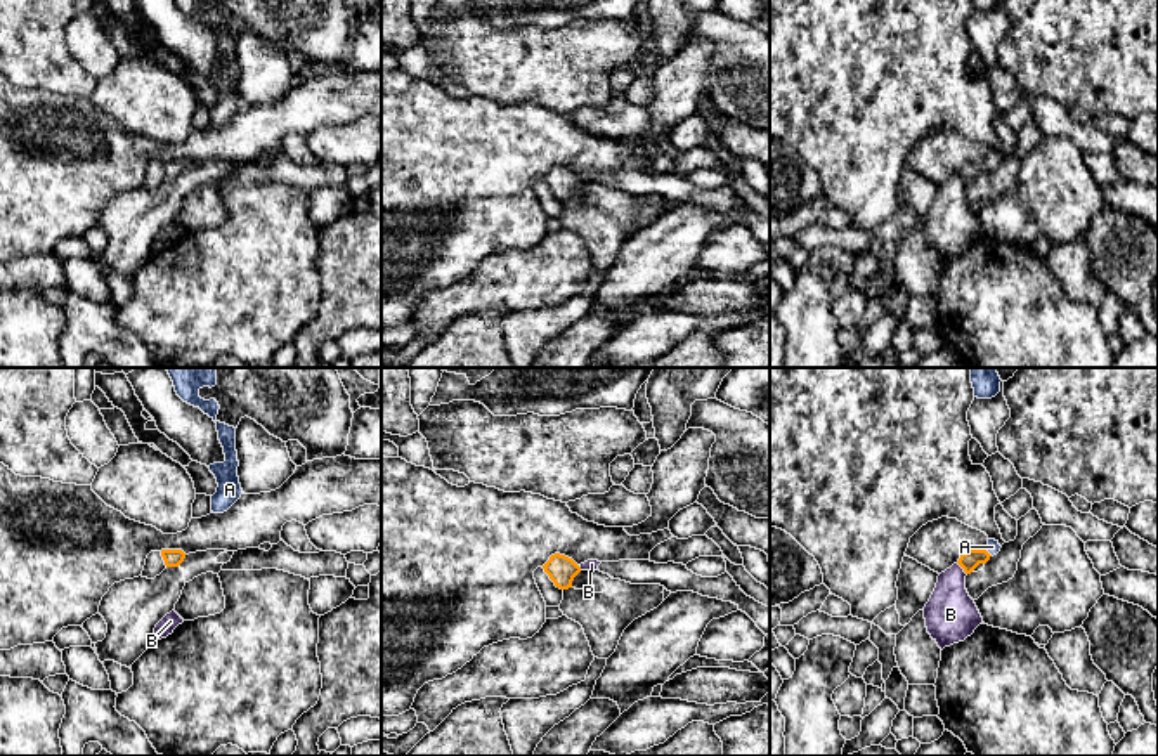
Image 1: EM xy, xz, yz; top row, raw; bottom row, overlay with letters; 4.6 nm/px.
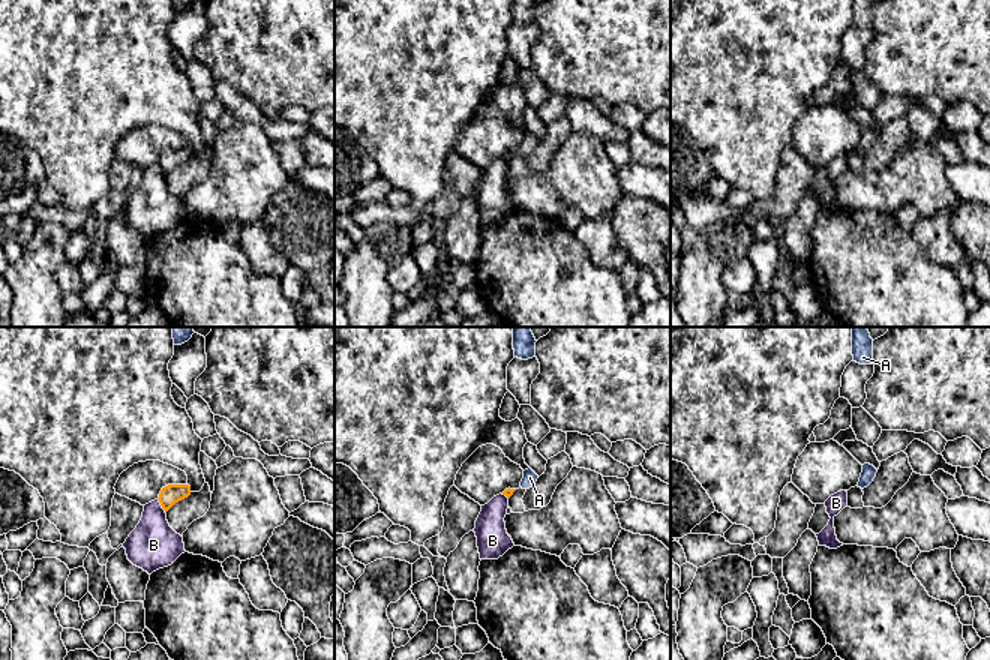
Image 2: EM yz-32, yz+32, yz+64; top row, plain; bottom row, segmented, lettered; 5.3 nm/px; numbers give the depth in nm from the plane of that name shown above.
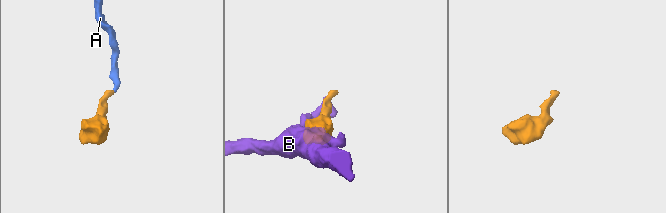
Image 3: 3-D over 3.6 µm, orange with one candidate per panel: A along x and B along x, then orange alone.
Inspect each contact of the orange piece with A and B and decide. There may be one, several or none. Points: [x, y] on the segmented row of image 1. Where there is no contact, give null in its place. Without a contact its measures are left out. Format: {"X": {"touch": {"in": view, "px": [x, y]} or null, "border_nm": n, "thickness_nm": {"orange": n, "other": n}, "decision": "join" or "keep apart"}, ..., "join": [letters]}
{"A": {"touch": {"in": "yz", "px": [987, 552]}, "border_nm": 50, "thickness_nm": {"orange": 90, "other": 60}, "decision": "join"}, "B": {"touch": {"in": "yz", "px": [962, 567]}, "border_nm": 80, "thickness_nm": {"orange": 90, "other": 240}, "decision": "keep apart"}, "join": ["A"]}

